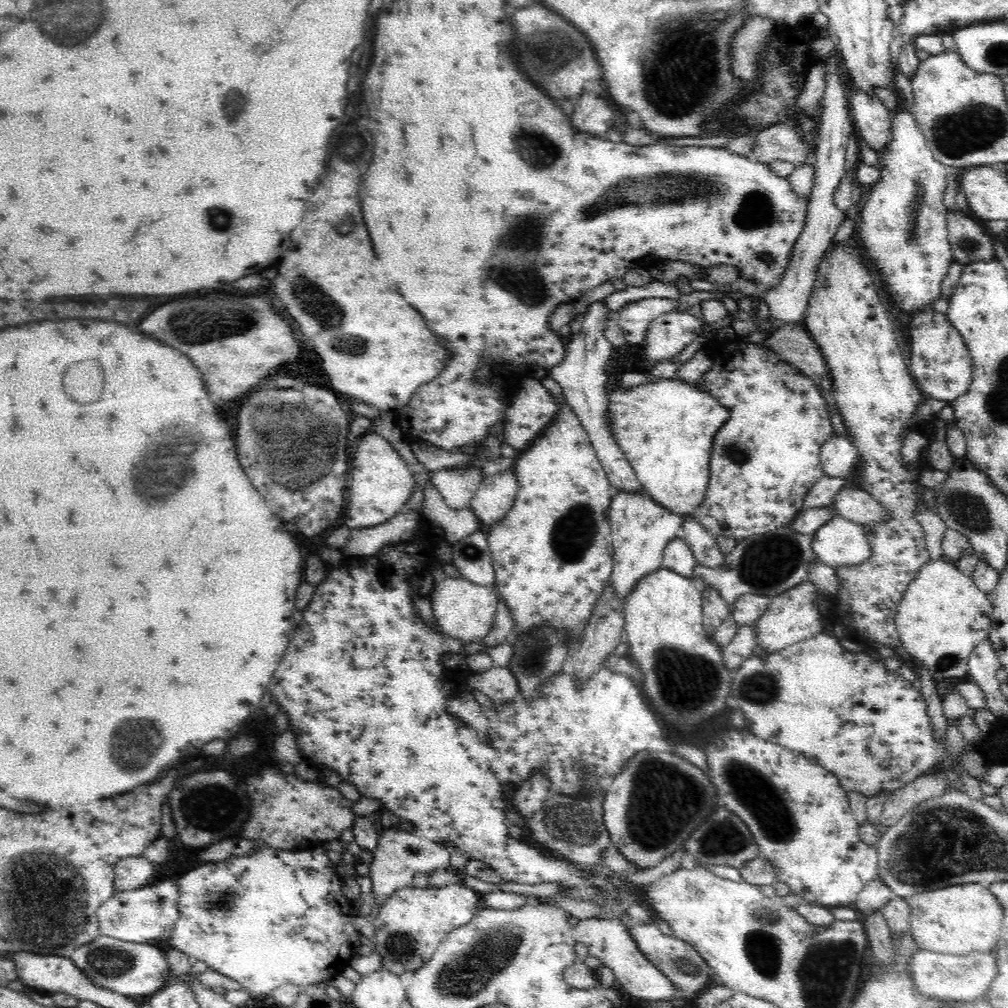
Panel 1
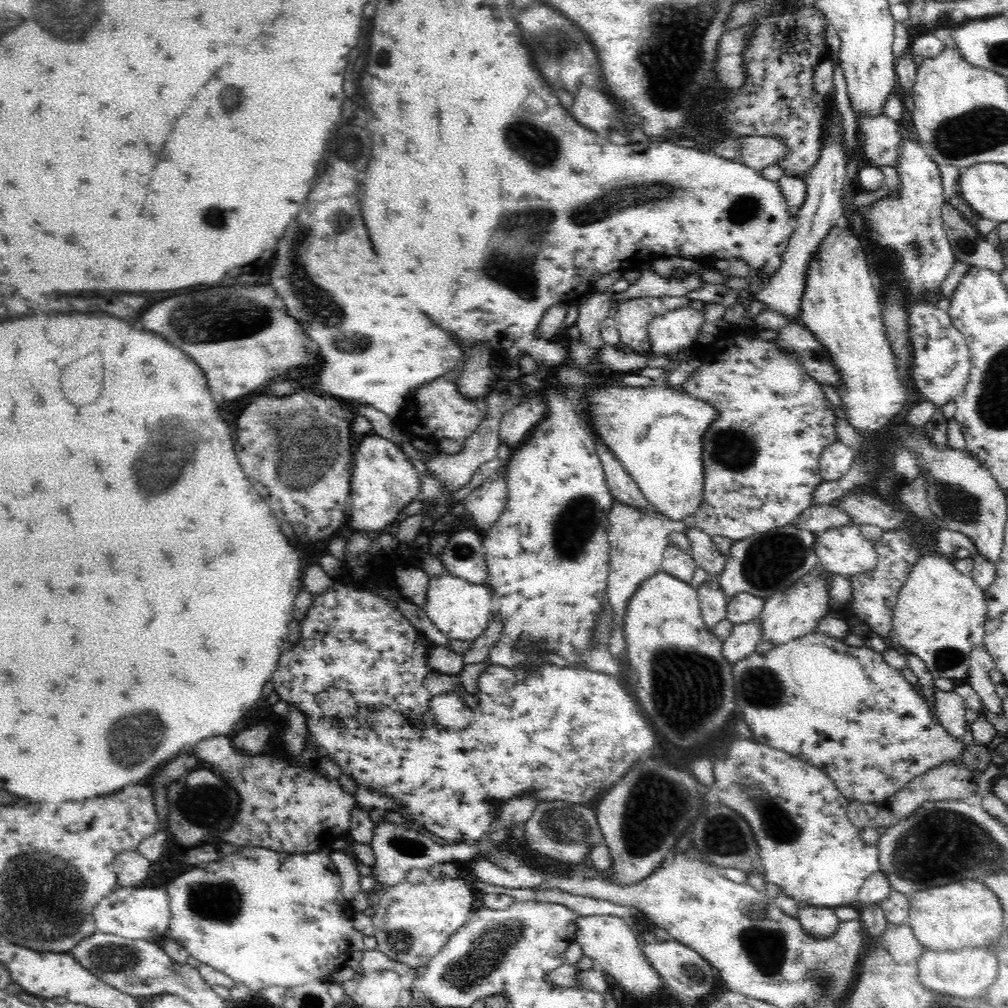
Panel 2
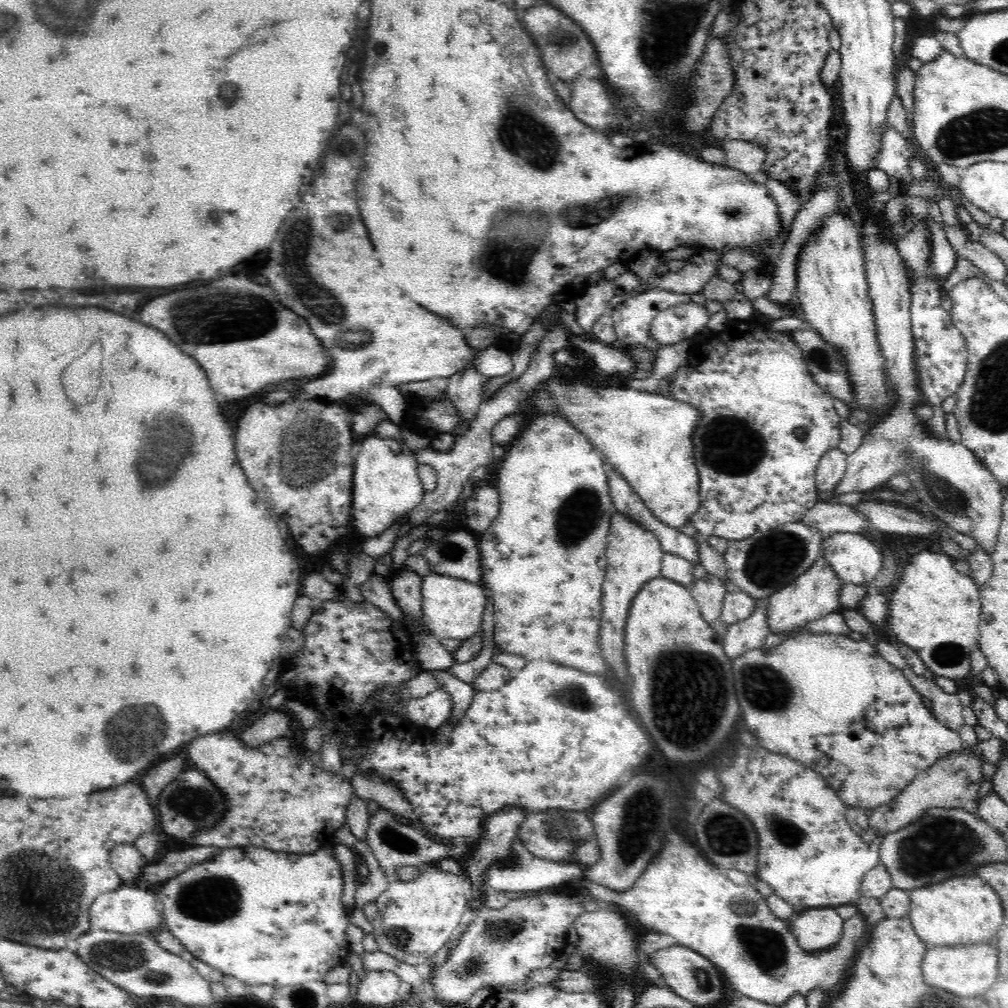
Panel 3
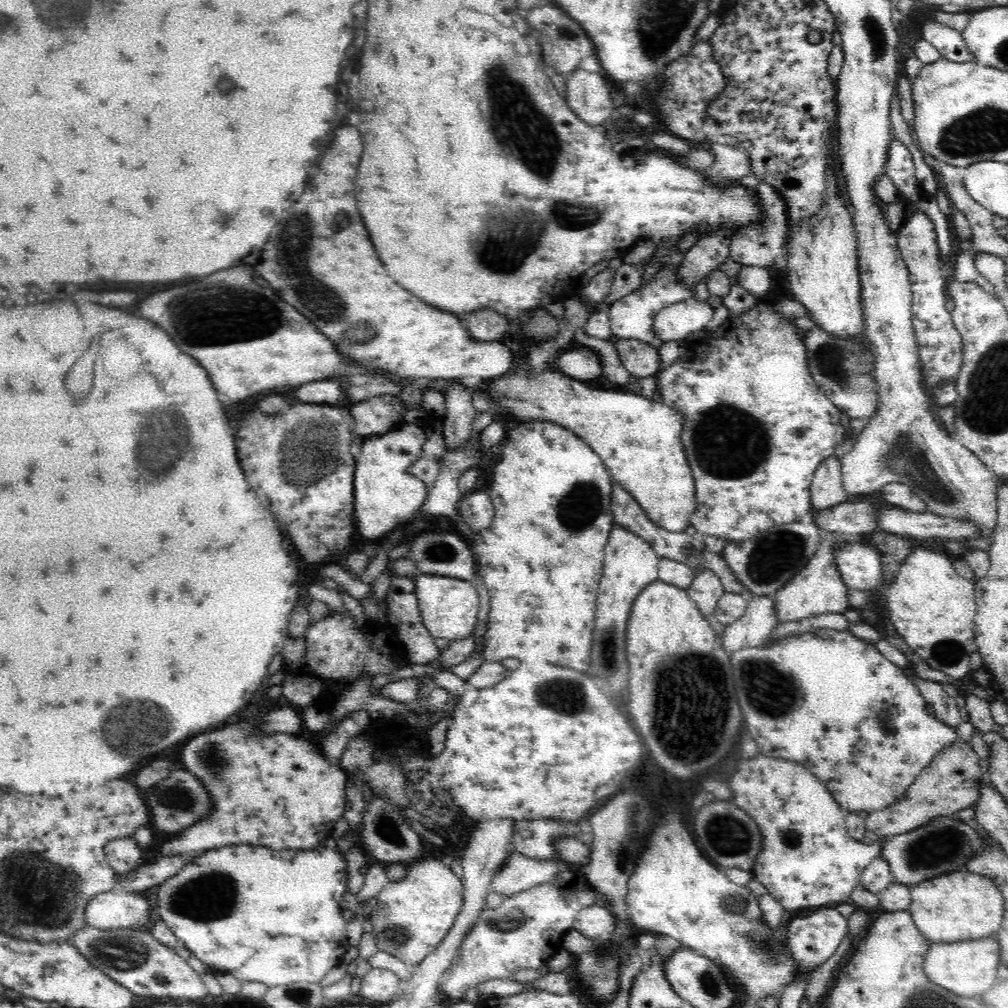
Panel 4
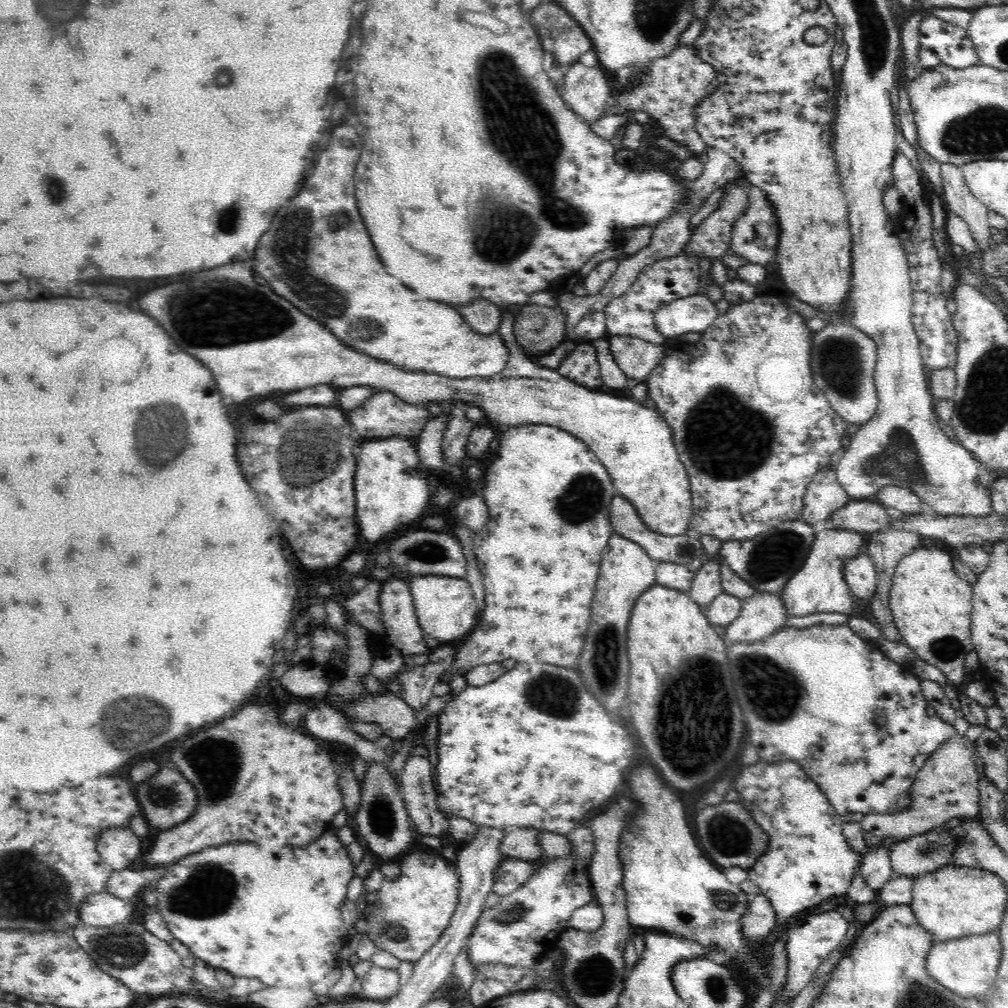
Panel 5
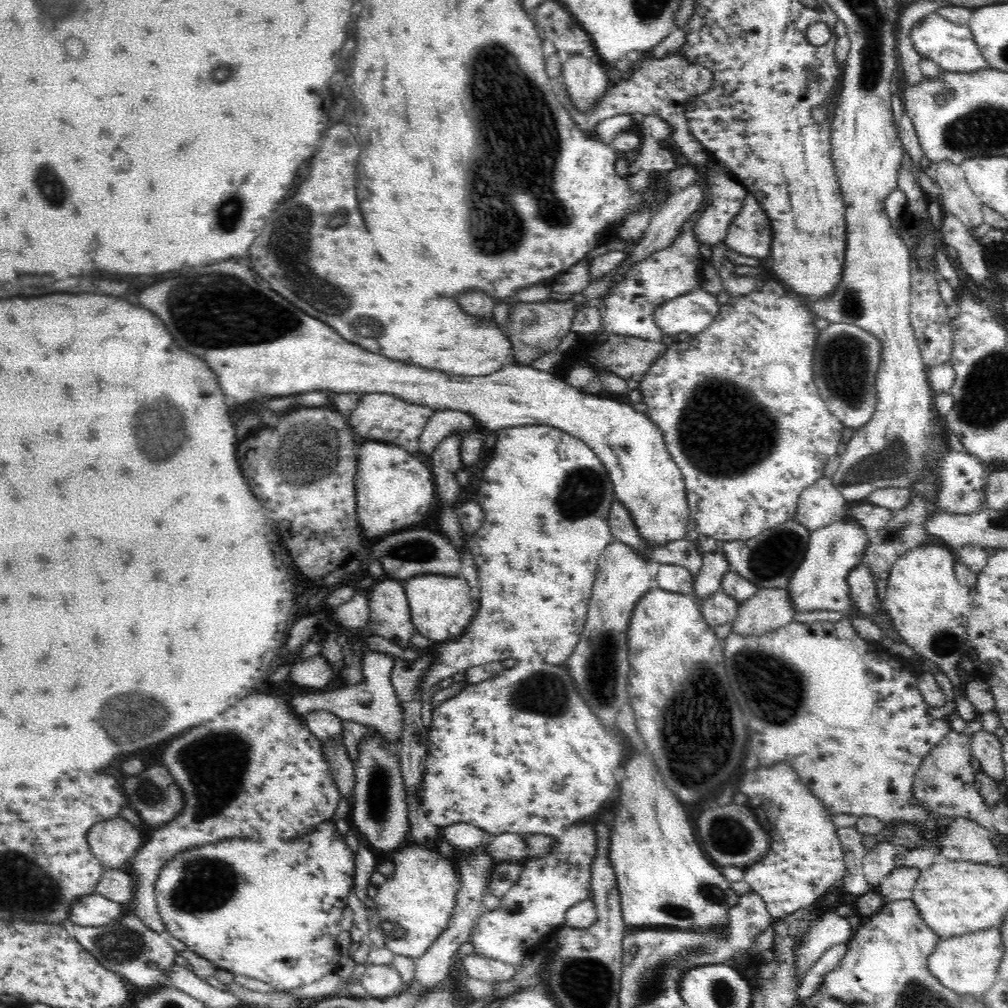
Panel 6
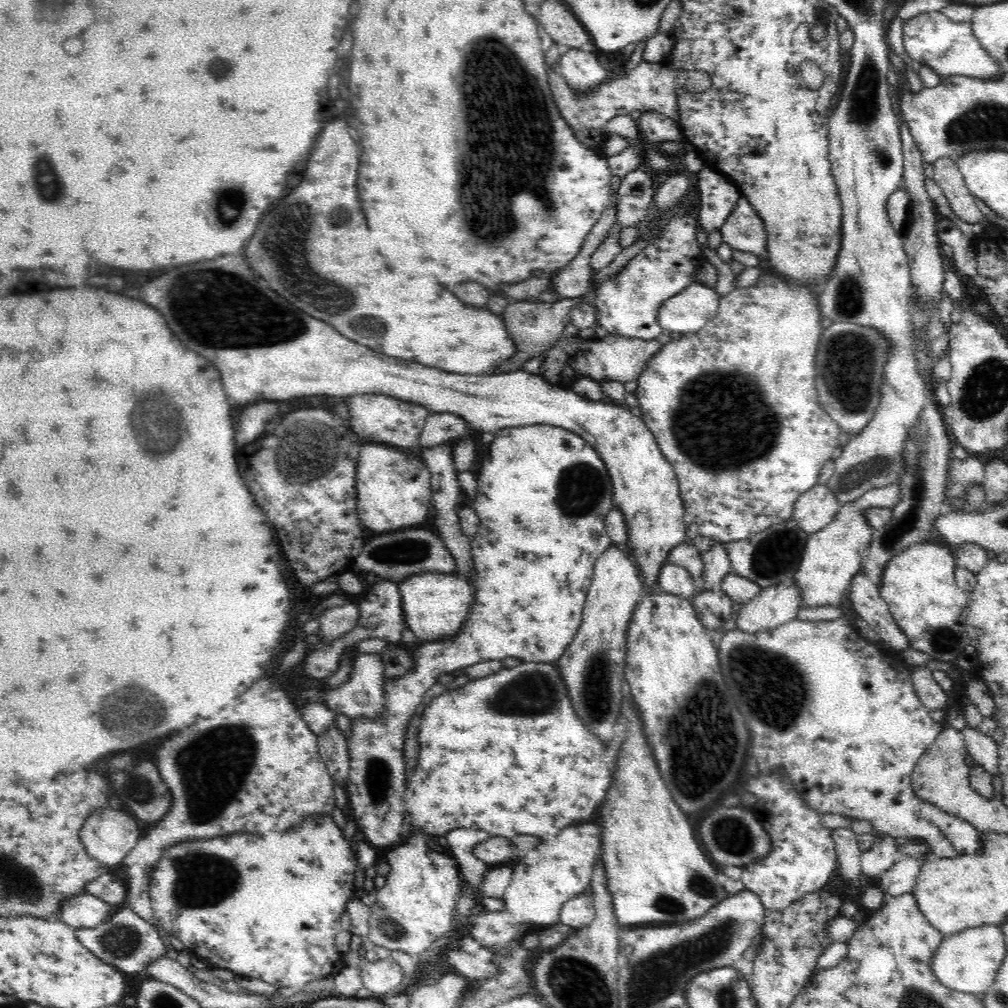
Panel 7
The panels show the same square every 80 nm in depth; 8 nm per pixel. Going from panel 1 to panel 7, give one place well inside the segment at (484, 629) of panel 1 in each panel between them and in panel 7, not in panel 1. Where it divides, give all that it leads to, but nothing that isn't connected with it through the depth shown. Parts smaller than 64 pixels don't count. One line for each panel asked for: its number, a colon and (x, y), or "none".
2: (461, 610)
3: (453, 608)
4: (449, 606)
5: (445, 606)
6: (441, 608)
7: (435, 605)

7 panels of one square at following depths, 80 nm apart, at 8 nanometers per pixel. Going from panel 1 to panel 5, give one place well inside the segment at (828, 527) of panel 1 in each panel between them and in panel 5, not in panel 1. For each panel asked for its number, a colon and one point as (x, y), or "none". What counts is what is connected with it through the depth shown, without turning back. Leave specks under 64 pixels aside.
2: (843, 550)
3: (856, 560)
4: (859, 564)
5: (859, 572)

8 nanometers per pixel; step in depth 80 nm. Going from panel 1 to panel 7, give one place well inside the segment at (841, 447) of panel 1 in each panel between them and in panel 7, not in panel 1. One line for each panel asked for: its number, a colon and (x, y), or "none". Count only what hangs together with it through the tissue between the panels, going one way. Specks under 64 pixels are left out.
2: (836, 460)
3: (832, 467)
4: (826, 491)
5: (824, 495)
6: (819, 505)
7: (814, 510)

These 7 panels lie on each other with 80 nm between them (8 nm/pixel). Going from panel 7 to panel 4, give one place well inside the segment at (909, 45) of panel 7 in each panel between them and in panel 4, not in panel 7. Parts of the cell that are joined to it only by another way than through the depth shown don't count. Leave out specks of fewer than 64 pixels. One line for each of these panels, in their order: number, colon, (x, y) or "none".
4: (950, 43)
5: (950, 43)
6: (953, 47)

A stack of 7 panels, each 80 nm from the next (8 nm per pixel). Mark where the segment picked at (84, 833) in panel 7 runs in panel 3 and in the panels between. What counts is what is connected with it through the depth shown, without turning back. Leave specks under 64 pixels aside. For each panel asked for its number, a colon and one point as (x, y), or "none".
3: (125, 859)
4: (124, 855)
5: (119, 847)
6: (114, 842)

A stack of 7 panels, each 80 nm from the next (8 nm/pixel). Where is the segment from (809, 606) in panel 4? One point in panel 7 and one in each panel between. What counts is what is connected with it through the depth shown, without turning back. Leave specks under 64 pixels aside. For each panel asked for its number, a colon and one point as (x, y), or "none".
5: (819, 586)
6: (820, 582)
7: (832, 556)

